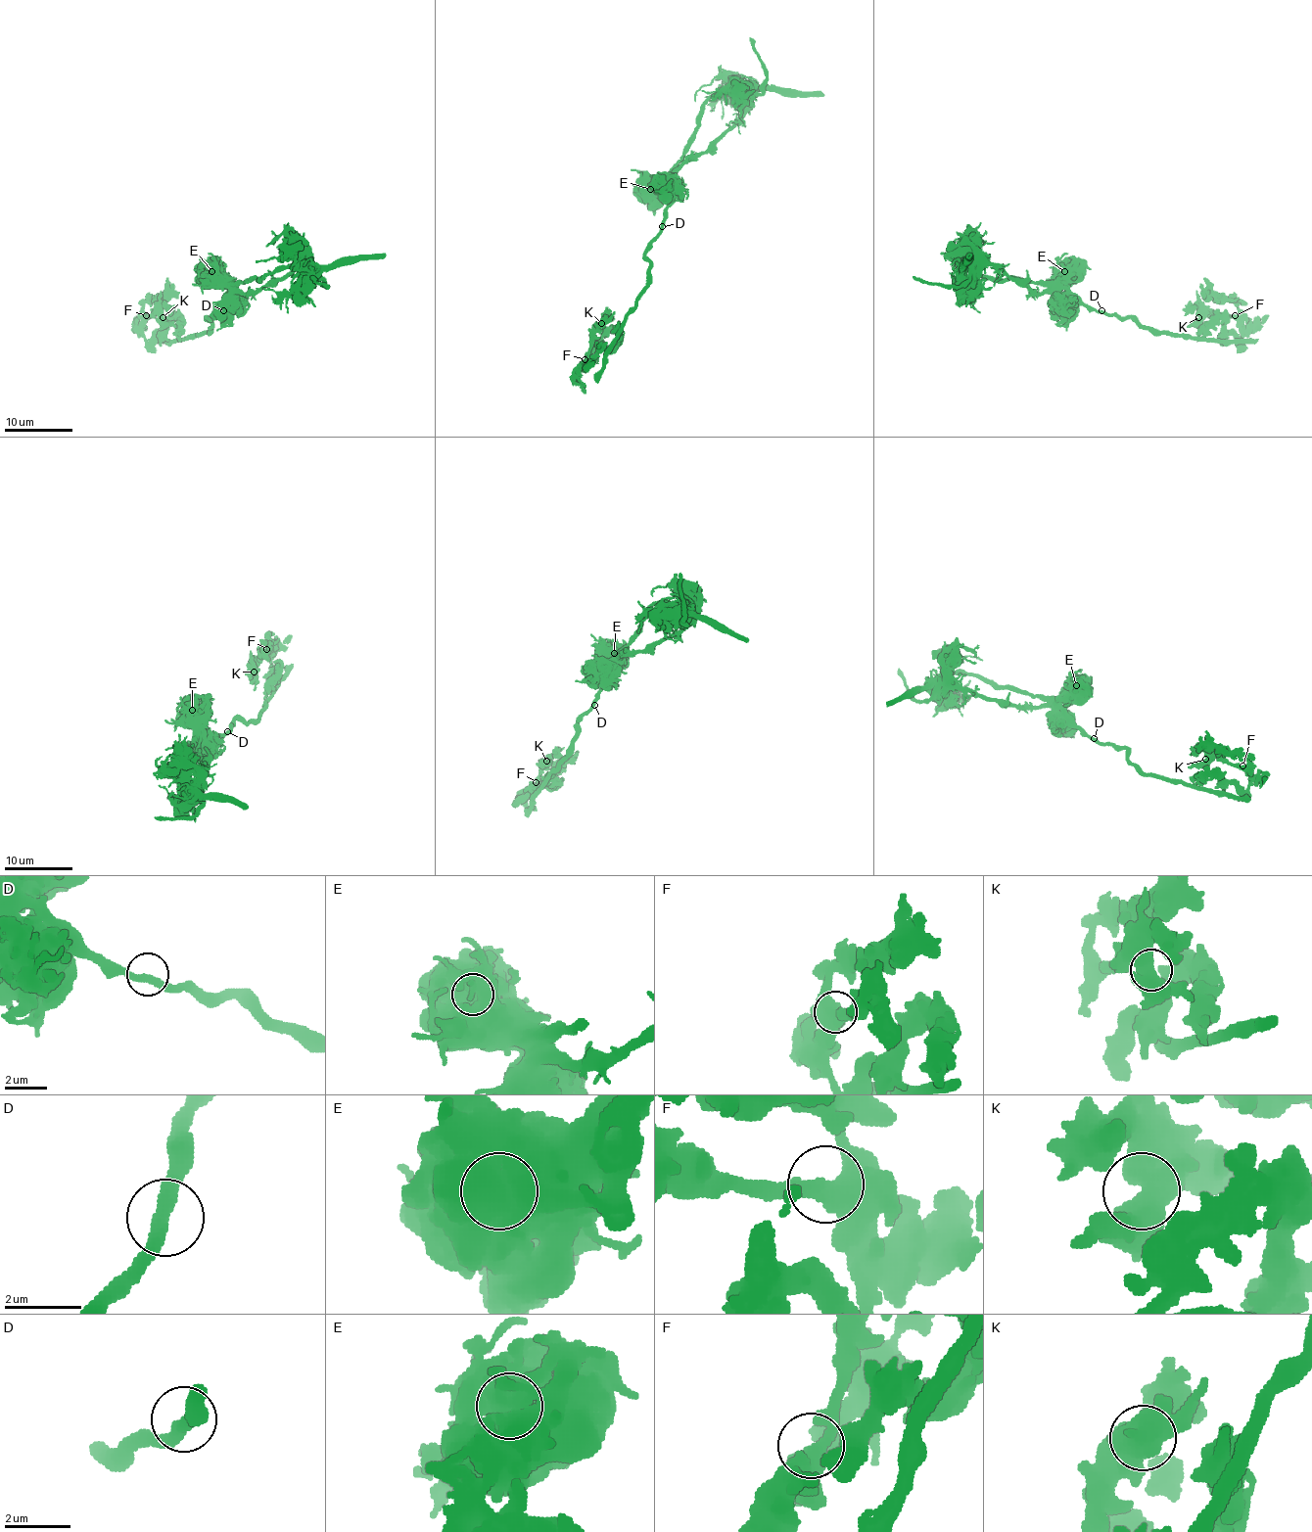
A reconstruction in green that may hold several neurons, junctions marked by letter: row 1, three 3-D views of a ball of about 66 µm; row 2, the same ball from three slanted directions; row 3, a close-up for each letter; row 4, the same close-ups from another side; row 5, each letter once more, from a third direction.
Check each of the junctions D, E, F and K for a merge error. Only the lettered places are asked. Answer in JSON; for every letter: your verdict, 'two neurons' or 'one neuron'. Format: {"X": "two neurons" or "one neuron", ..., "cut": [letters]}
{"D": "one neuron", "E": "two neurons", "F": "one neuron", "K": "one neuron", "cut": ["E"]}

